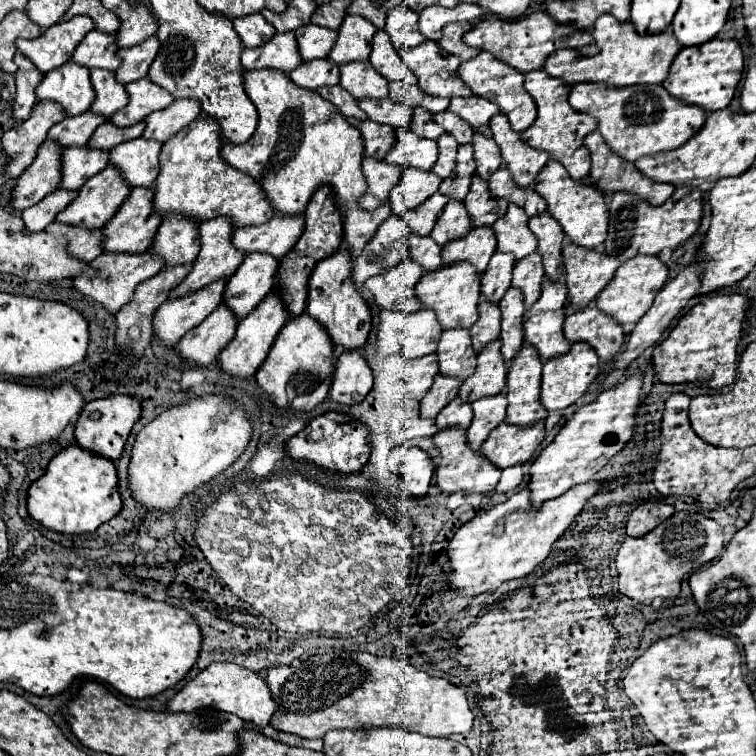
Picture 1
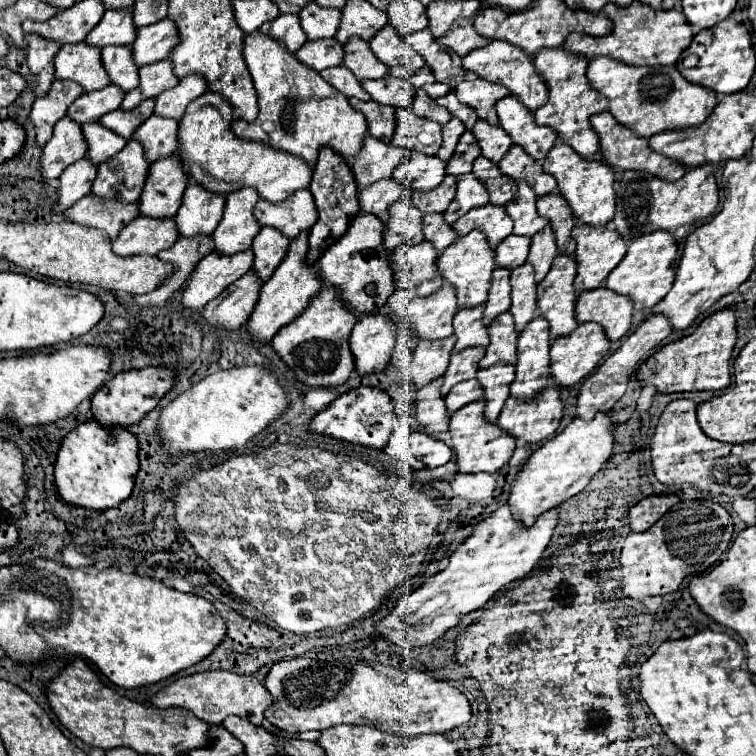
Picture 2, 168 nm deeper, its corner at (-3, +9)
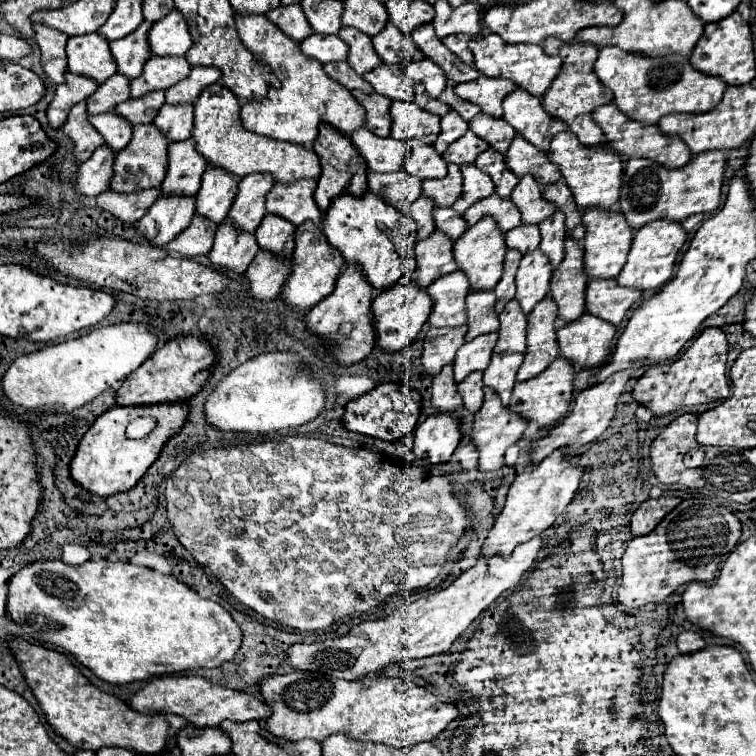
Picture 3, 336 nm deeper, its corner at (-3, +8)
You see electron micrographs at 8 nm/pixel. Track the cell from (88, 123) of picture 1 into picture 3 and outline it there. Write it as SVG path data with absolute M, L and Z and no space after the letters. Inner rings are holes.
M113 74L109 80L105 80L95 94L87 98L87 112L89 114L101 114L109 112L117 104L125 102L129 98L129 78L123 74Z

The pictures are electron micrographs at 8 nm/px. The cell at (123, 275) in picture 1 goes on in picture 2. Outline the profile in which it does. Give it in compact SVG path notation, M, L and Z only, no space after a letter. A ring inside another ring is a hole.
M137 217L123 227L119 237L113 241L113 253L119 257L135 255L157 255L169 249L179 239L173 219L151 219Z

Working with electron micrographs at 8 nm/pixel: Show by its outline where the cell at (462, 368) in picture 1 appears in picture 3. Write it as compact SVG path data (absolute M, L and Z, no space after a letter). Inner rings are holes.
M481 290L471 292L467 296L467 316L469 316L469 332L467 342L489 332L499 330L499 316L495 312L495 292Z

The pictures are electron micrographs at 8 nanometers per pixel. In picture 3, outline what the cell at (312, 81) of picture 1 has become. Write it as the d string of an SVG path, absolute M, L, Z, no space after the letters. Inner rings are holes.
M311 34L309 38L305 38L301 42L301 50L303 54L319 60L321 64L327 62L337 62L337 60L345 60L347 58L347 44L339 38L339 36L321 36L321 34Z

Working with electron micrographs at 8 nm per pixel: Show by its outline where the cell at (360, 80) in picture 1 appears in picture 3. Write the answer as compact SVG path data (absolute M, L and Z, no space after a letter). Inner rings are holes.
M343 26L339 30L339 38L345 40L349 44L349 56L347 56L347 62L349 66L357 72L357 74L365 74L369 70L373 70L375 66L379 66L383 60L375 54L373 50L373 42L367 34L355 30L355 28L349 28L349 26Z

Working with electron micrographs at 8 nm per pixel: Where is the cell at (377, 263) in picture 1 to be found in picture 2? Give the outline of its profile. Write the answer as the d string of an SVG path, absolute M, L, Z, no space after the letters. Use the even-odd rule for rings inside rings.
M403 191L401 199L395 201L389 209L389 223L383 231L383 245L387 251L393 251L401 243L421 243L423 241L423 213L413 205L411 191Z

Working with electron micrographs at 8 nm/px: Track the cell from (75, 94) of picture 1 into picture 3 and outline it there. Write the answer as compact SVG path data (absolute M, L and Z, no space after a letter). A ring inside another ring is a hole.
M99 32L71 36L67 42L67 58L71 72L89 76L97 84L103 84L117 72L109 42Z

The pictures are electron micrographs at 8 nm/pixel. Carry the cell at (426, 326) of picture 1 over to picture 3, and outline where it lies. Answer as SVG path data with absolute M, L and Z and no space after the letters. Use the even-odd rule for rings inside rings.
M461 270L435 280L427 292L435 302L429 316L429 326L461 326L467 322L465 296L469 294L469 282Z

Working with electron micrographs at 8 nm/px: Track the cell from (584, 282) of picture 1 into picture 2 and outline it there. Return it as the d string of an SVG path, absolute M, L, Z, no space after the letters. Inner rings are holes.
M575 225L571 237L577 243L577 277L573 281L575 291L581 293L601 287L607 275L627 253L625 241L613 227L591 229L589 225Z

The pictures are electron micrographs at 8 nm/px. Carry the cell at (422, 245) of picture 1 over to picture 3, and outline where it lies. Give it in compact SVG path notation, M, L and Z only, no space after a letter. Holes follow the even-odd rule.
M437 206L433 210L433 218L435 218L437 230L443 230L453 240L457 240L467 230L465 218L461 214L455 214L453 208L441 208L441 206Z

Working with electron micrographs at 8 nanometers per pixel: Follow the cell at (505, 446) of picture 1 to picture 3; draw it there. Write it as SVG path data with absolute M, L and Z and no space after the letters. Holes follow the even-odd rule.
M555 358L553 364L543 370L543 374L527 380L527 382L517 382L513 388L513 396L509 402L509 408L521 416L525 416L527 420L537 422L541 428L549 428L555 422L559 422L569 406L571 406L571 398L573 398L573 374L575 368L571 366L571 362L567 362L567 358Z

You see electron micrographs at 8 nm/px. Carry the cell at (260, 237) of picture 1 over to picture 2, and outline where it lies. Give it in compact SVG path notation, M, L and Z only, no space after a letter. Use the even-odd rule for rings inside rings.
M309 189L293 193L287 201L279 205L259 199L253 215L259 227L275 227L289 241L293 241L301 231L311 229L311 225L317 221L317 209Z

